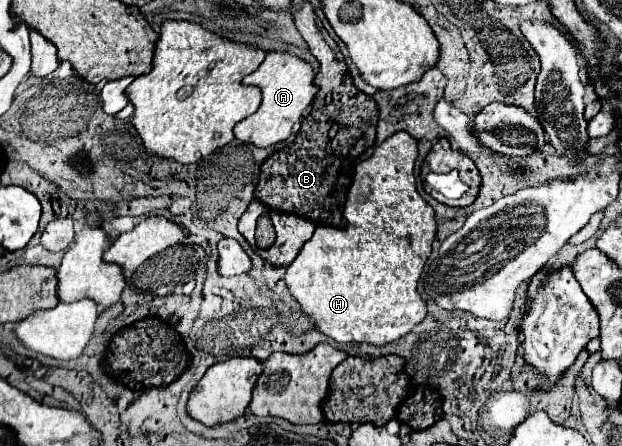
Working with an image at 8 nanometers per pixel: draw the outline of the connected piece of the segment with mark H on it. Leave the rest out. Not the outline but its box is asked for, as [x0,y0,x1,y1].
[284,132,436,346]

